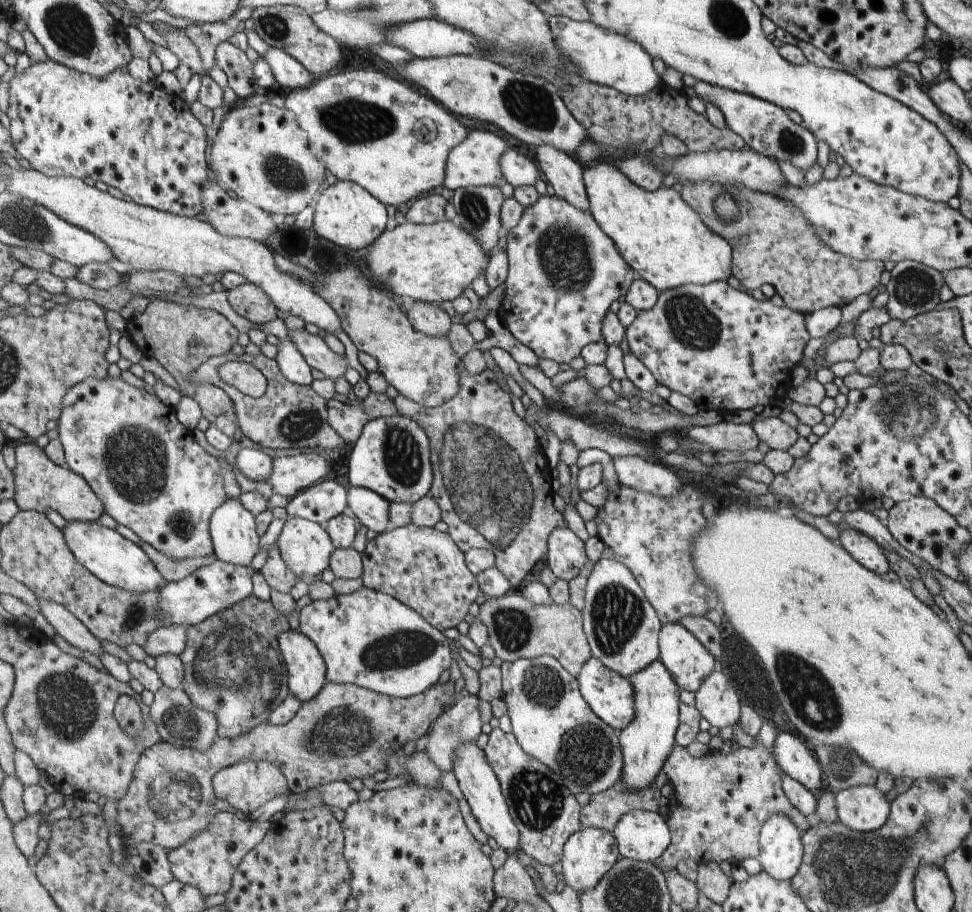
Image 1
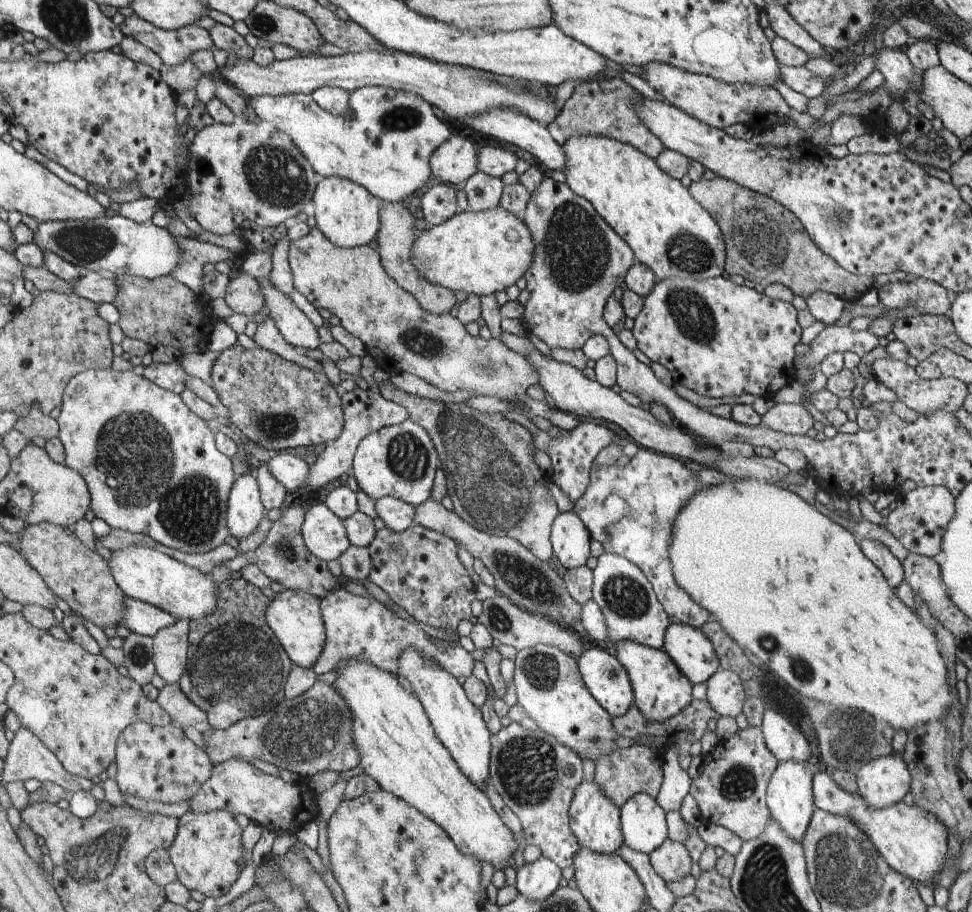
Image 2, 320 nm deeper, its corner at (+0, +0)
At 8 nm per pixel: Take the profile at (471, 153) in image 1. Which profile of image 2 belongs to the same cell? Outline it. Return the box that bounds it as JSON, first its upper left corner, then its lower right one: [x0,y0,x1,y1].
[431,135,476,184]

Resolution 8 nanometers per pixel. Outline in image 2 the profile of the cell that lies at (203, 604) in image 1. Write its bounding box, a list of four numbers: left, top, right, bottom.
[119,596,177,637]

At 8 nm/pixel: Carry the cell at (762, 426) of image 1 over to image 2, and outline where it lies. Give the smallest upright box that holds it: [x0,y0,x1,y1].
[761,403,814,435]

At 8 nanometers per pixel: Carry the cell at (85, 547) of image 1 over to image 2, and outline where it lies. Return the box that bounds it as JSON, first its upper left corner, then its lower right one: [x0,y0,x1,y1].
[107,545,219,622]

